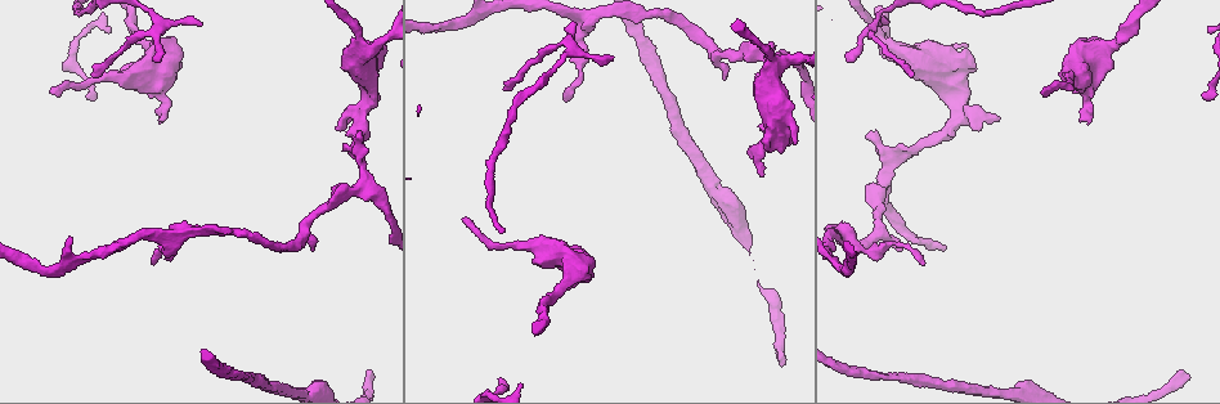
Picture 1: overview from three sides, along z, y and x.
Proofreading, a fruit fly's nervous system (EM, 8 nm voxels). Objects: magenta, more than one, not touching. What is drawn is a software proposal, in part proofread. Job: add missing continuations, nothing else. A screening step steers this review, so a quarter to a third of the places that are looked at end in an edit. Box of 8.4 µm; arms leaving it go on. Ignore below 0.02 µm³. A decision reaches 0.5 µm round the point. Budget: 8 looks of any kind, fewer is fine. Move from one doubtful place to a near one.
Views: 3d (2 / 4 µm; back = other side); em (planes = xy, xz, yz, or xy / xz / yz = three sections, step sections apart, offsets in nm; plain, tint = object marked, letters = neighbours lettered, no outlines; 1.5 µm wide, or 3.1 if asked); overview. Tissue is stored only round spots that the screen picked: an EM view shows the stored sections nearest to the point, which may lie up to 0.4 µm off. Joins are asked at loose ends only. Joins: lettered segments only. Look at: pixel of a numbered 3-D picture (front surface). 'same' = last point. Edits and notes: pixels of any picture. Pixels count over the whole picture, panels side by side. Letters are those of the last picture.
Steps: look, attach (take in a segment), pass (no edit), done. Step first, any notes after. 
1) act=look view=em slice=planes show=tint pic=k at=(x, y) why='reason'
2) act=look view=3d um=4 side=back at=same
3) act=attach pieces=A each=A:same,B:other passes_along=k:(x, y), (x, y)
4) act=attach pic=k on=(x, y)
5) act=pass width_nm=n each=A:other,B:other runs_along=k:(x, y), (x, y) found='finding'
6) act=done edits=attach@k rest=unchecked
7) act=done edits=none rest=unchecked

act=look view=em slice=planes show=plain pic=1 at=(726, 77) why='thin end'

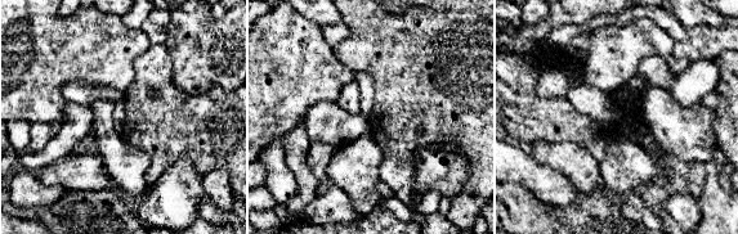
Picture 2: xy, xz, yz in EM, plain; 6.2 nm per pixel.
act=look view=em slice=planes show=letters at=same

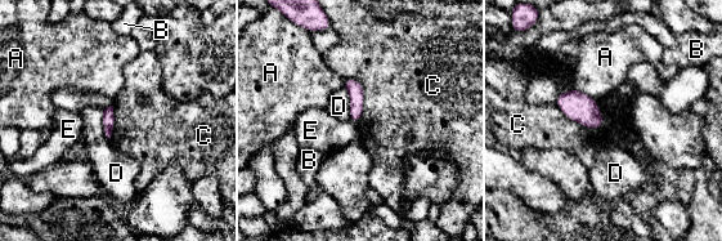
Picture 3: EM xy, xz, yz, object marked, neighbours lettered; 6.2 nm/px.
act=pass each=A:other,B:other,C:other,D:other,E:other border=3:(555, 102), (583, 125), (604, 123) found='no lettered segment goes on from it'

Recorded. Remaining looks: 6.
act=look view=em slice=planes show=letters pic=1 at=(921, 262) why='an open end'

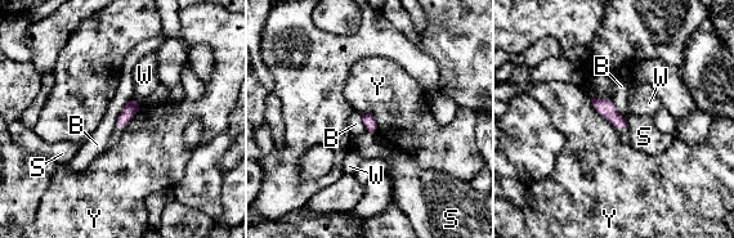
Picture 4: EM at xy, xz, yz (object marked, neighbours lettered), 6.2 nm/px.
act=pass each=B:other,S:other,W:other,Y:other border=4:(590, 100), (594, 108), (616, 128) found='none of them fits'

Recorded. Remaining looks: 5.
act=look view=3d um=4 pic=1 at=(159, 118) why='an open end'

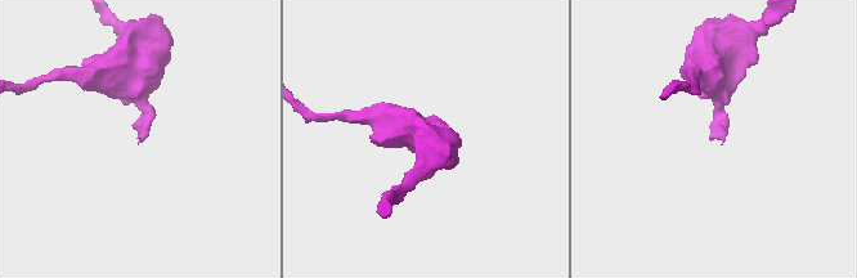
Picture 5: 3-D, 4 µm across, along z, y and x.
act=look view=em slice=planes show=letters pic=5 at=(139, 136) why='need the tissue'

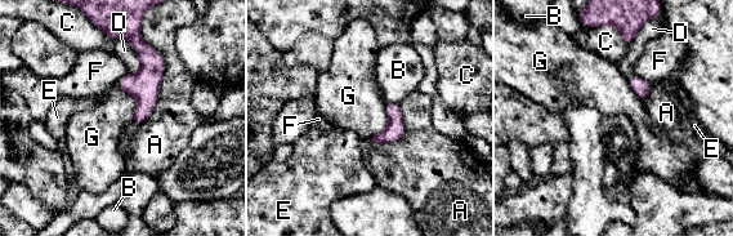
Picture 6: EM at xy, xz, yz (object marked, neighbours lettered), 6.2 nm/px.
act=pass each=A:other,B:other,C:other,D:other,E:other,F:other,G:other border=6:(117, 83), (134, 99), (133, 121) found='none of them fits'

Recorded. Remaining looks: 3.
act=done edits=none rest=unchecked

